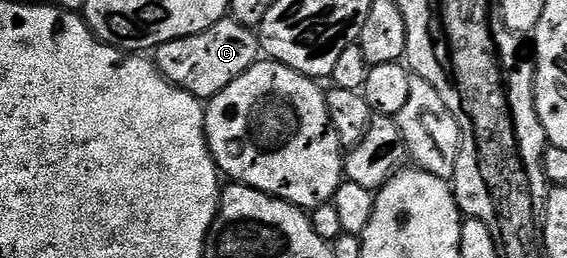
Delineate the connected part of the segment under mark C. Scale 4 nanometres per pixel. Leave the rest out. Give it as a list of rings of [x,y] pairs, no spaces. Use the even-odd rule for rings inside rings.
[[[227,18],[216,22],[200,34],[192,34],[159,44],[152,59],[158,66],[158,73],[168,83],[175,84],[203,102],[208,102],[213,96],[220,94],[224,86],[240,78],[244,70],[258,63],[260,45],[255,29],[247,28],[233,18]]]

